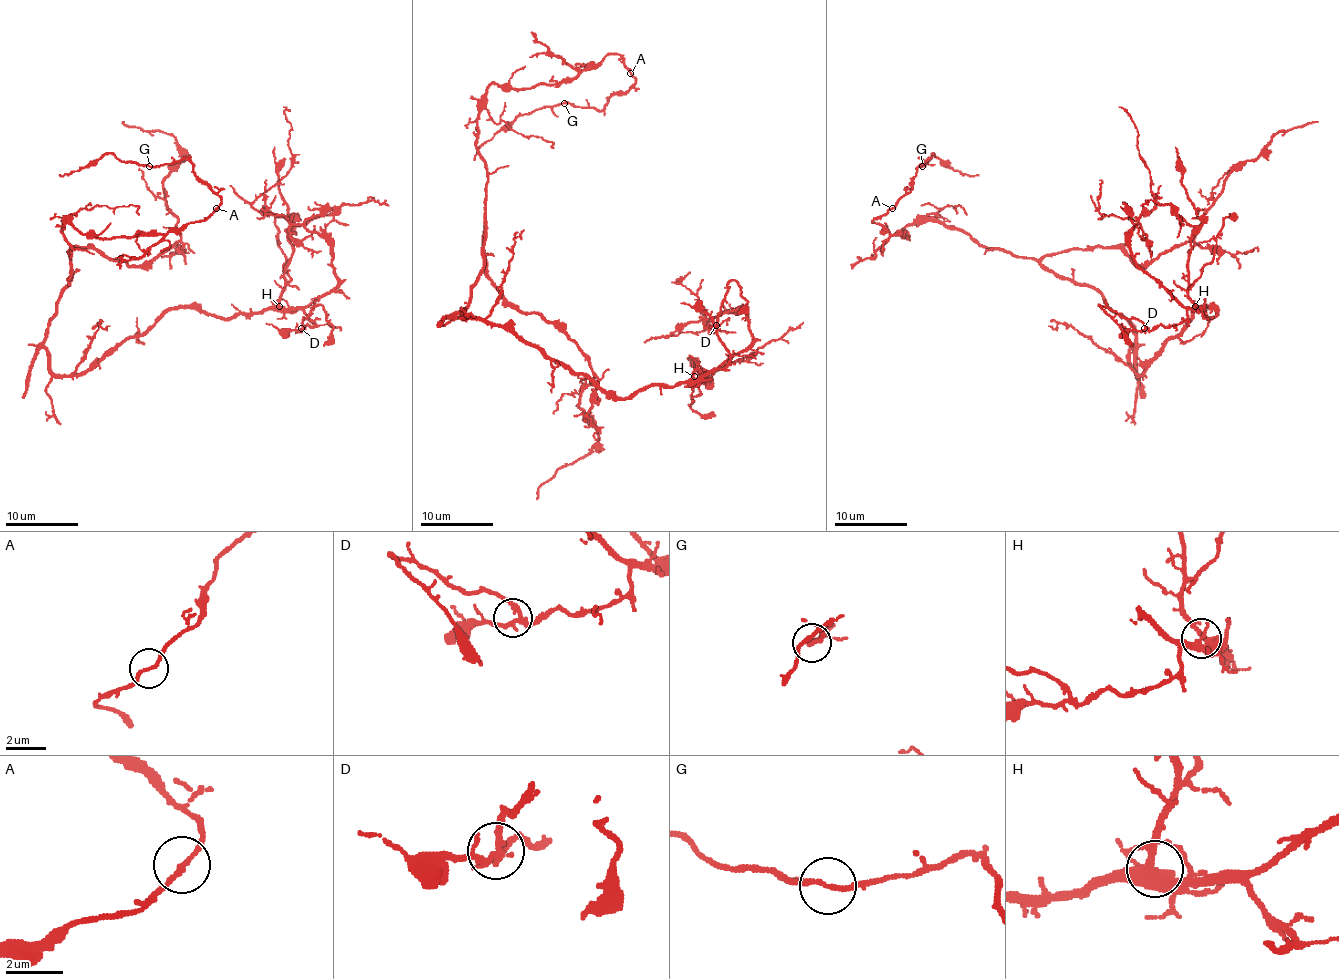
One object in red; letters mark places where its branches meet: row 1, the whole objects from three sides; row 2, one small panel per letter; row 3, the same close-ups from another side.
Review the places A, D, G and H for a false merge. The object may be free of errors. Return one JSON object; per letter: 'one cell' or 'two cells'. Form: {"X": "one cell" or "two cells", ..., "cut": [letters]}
{"A": "one cell", "D": "one cell", "G": "one cell", "H": "one cell", "cut": []}

